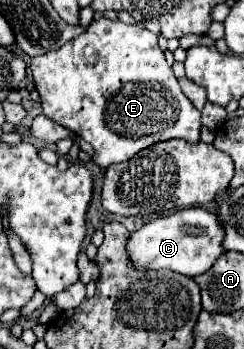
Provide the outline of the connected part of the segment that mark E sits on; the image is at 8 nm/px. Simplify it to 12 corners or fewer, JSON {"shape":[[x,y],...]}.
{"shape":[[92,21],[30,63],[44,115],[98,167],[200,111],[140,23]]}

